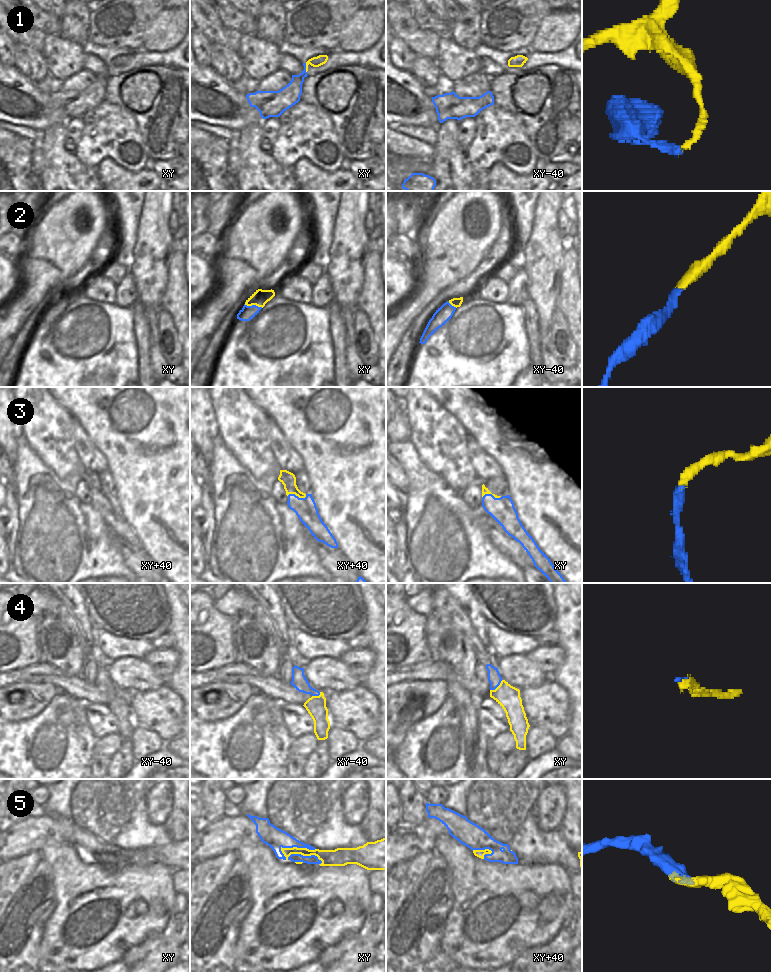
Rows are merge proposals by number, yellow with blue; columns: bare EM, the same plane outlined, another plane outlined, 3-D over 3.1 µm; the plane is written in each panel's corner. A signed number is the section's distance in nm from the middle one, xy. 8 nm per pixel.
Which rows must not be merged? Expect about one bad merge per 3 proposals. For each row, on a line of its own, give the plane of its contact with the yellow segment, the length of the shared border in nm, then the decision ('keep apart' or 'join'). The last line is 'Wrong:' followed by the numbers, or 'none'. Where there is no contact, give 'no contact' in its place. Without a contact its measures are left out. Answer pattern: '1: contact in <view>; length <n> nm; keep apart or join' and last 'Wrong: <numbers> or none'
1: contact in xy; length 80 nm; join
2: contact in xy; length 150 nm; join
3: contact in xy+40; length 160 nm; keep apart
4: contact in xy; length 130 nm; join
5: contact in xy; length 360 nm; join
Wrong: 3

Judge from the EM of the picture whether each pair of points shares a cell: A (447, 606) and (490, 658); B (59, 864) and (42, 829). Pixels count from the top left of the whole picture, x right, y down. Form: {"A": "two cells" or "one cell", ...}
{"A": "one cell", "B": "two cells"}

